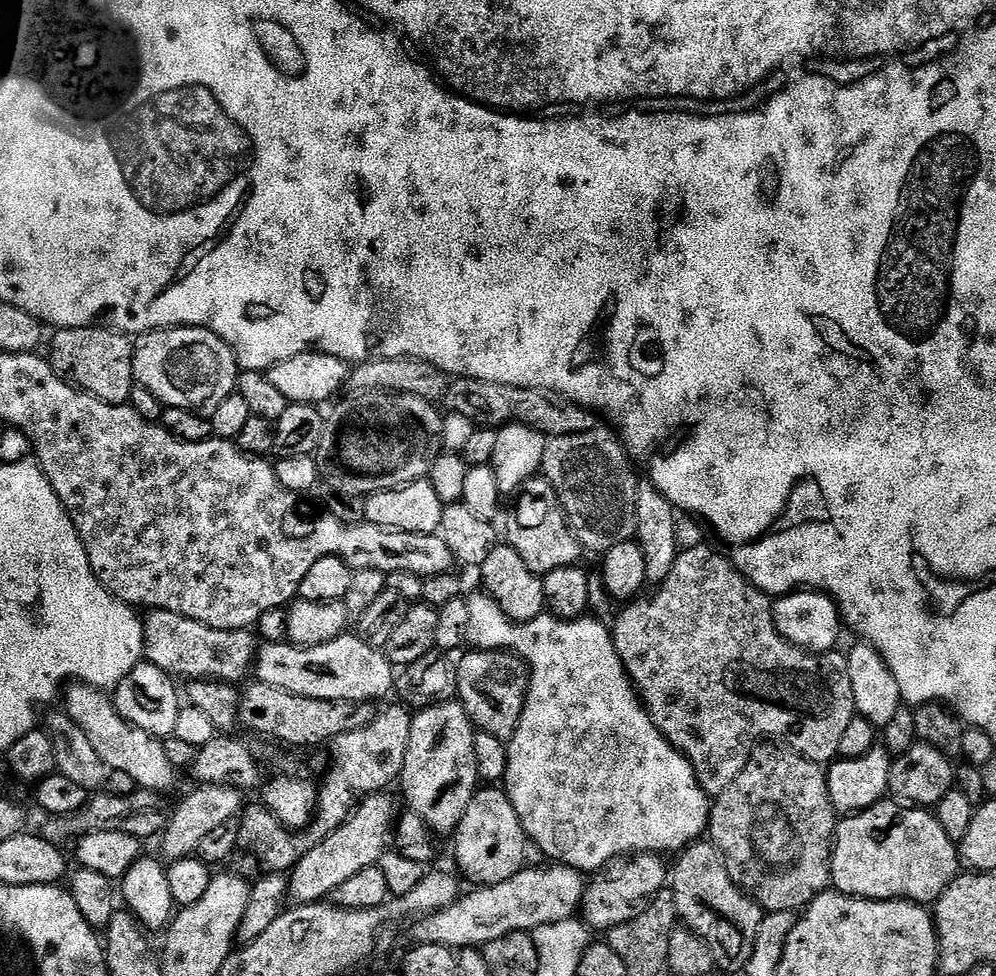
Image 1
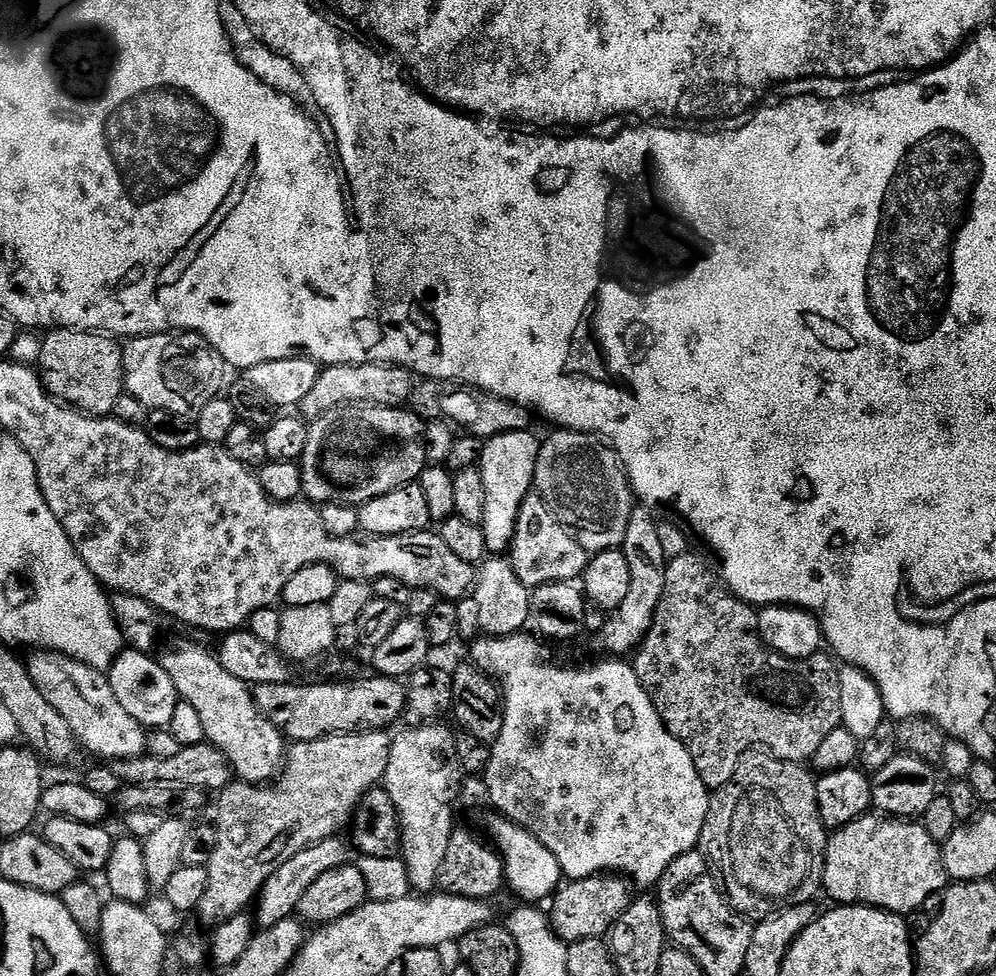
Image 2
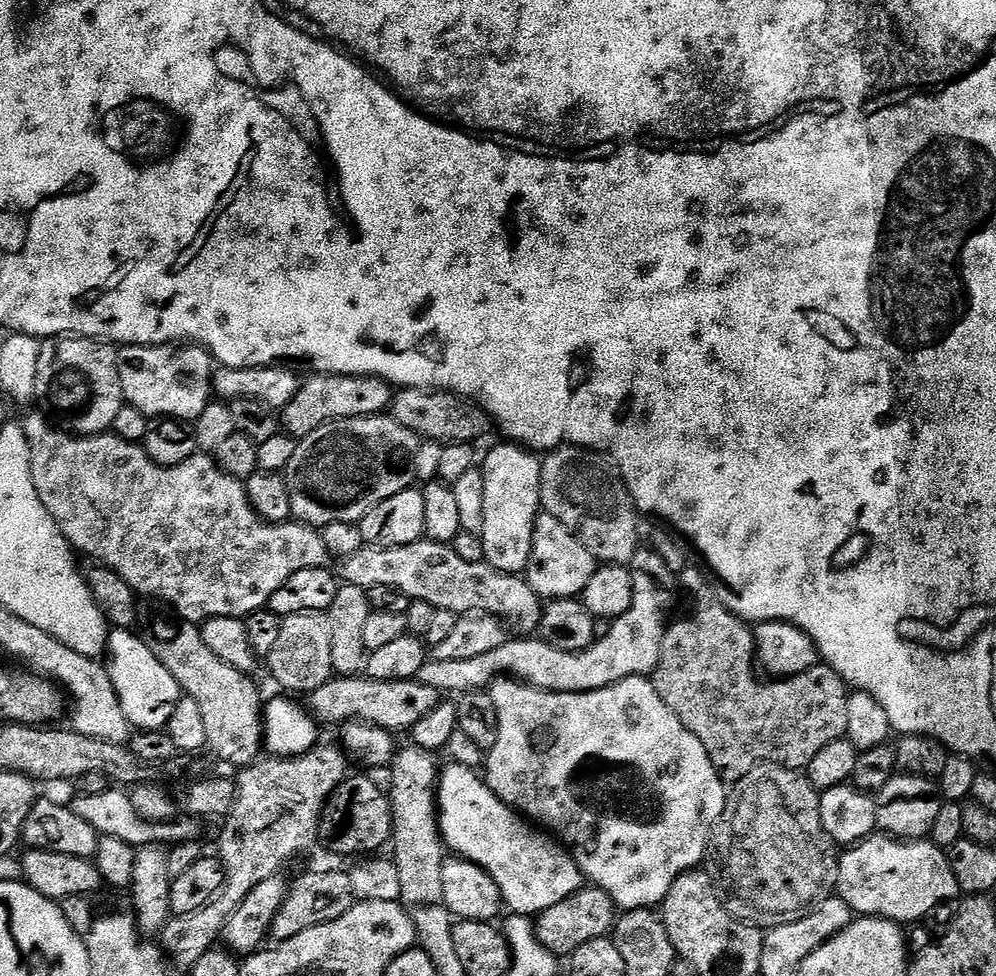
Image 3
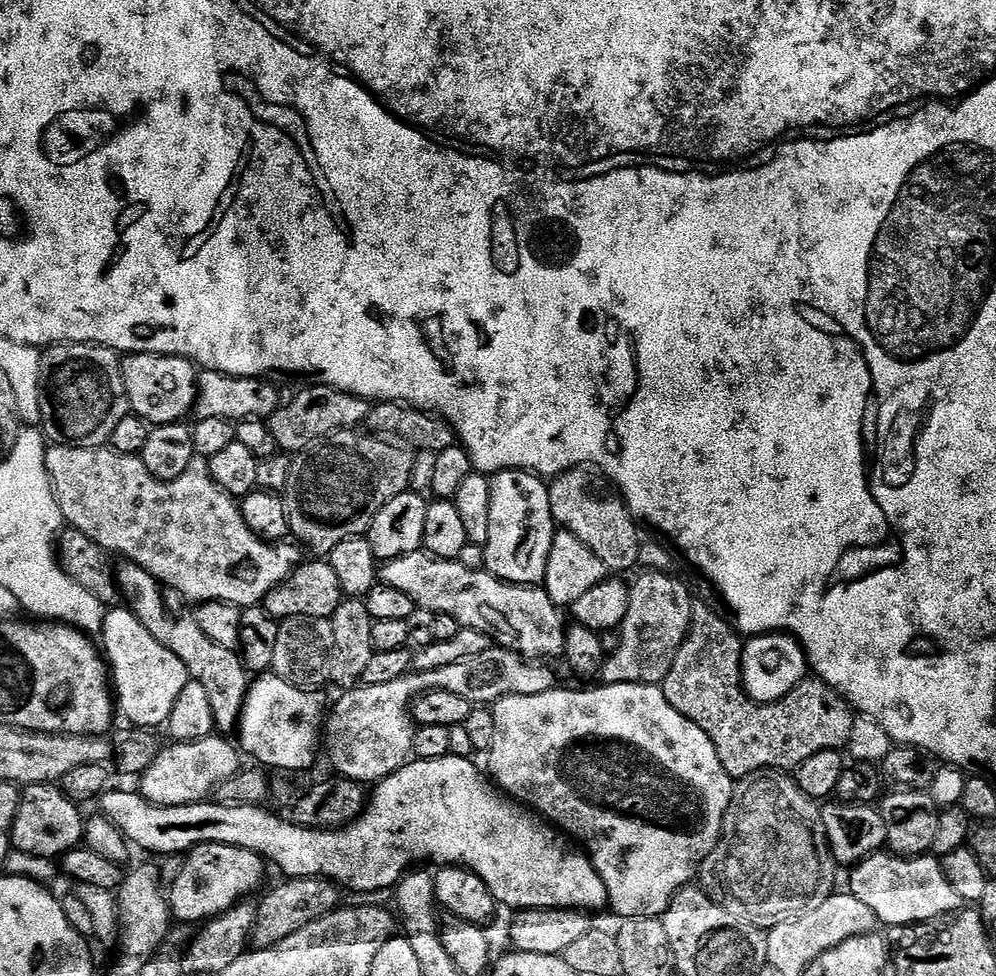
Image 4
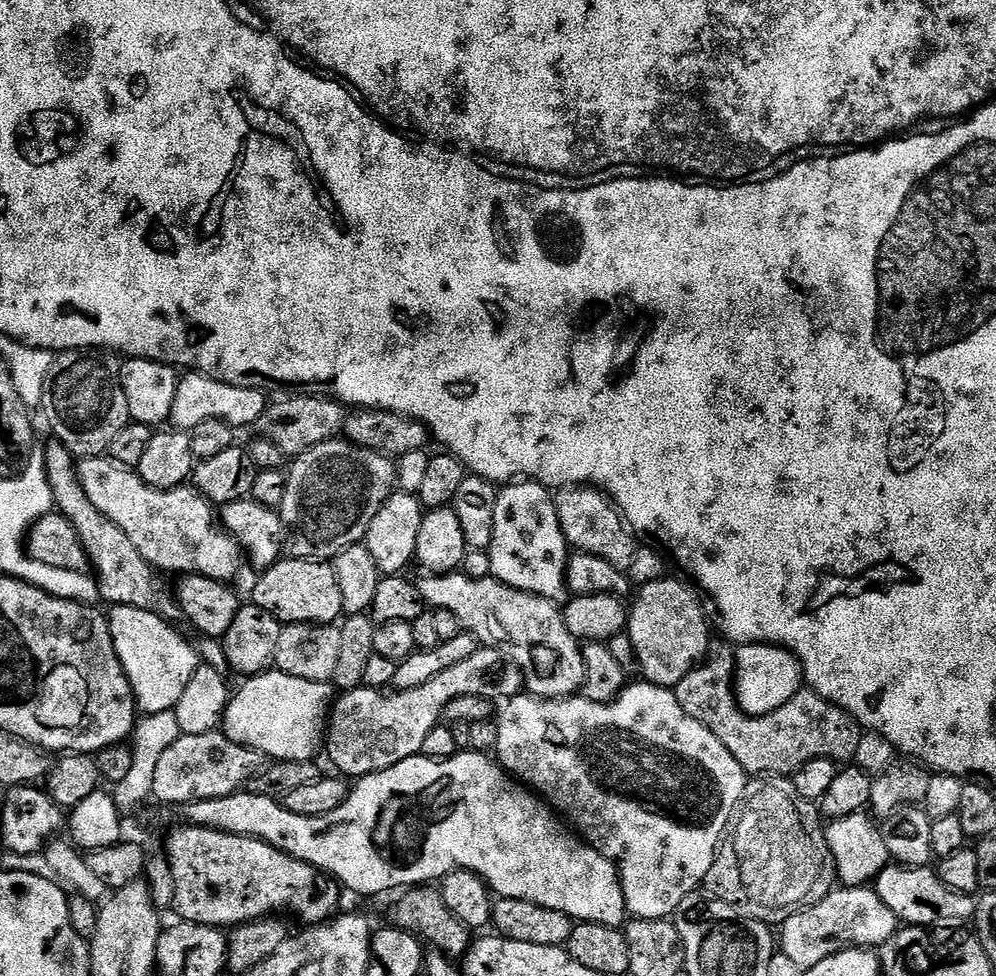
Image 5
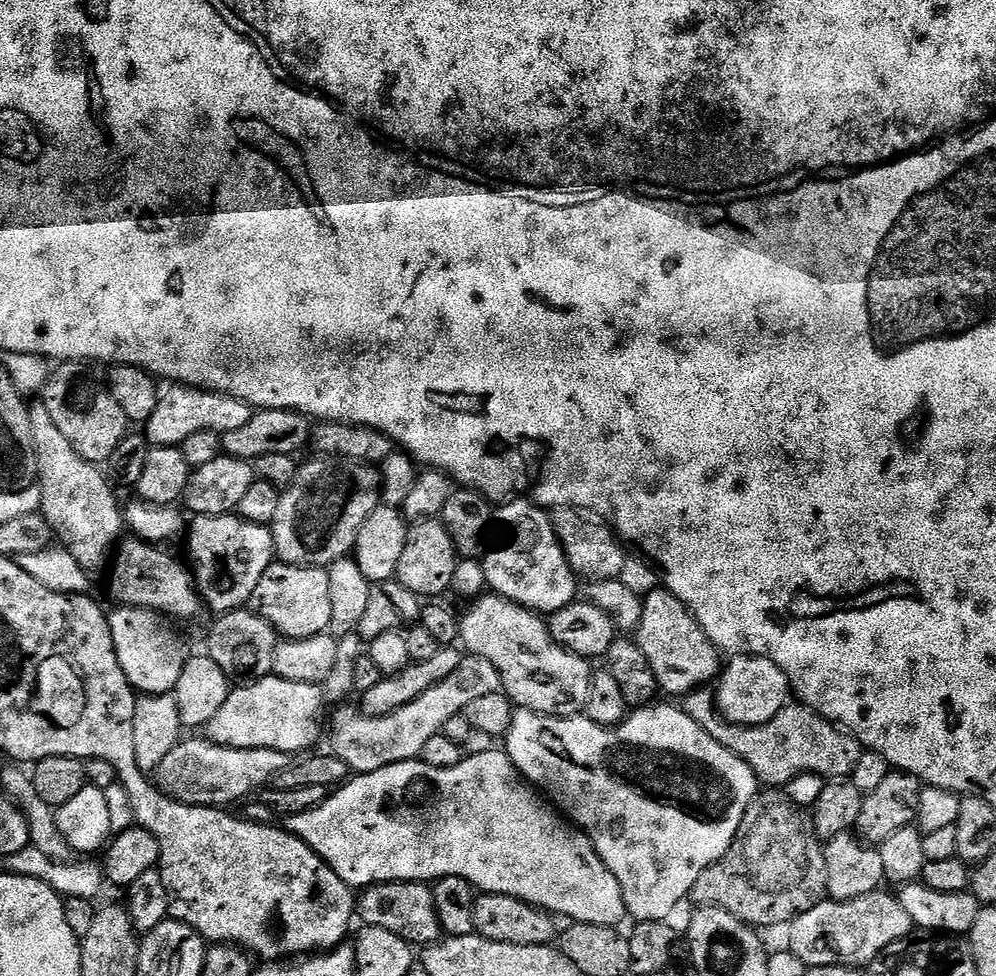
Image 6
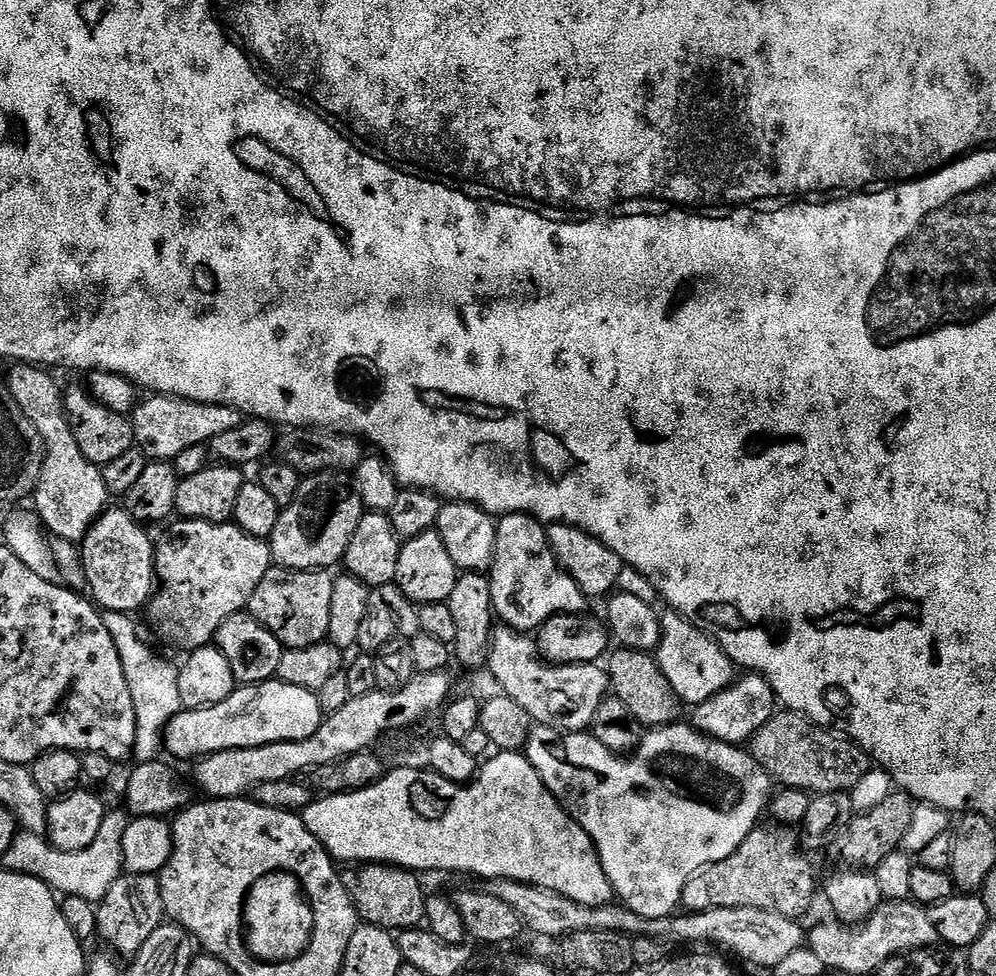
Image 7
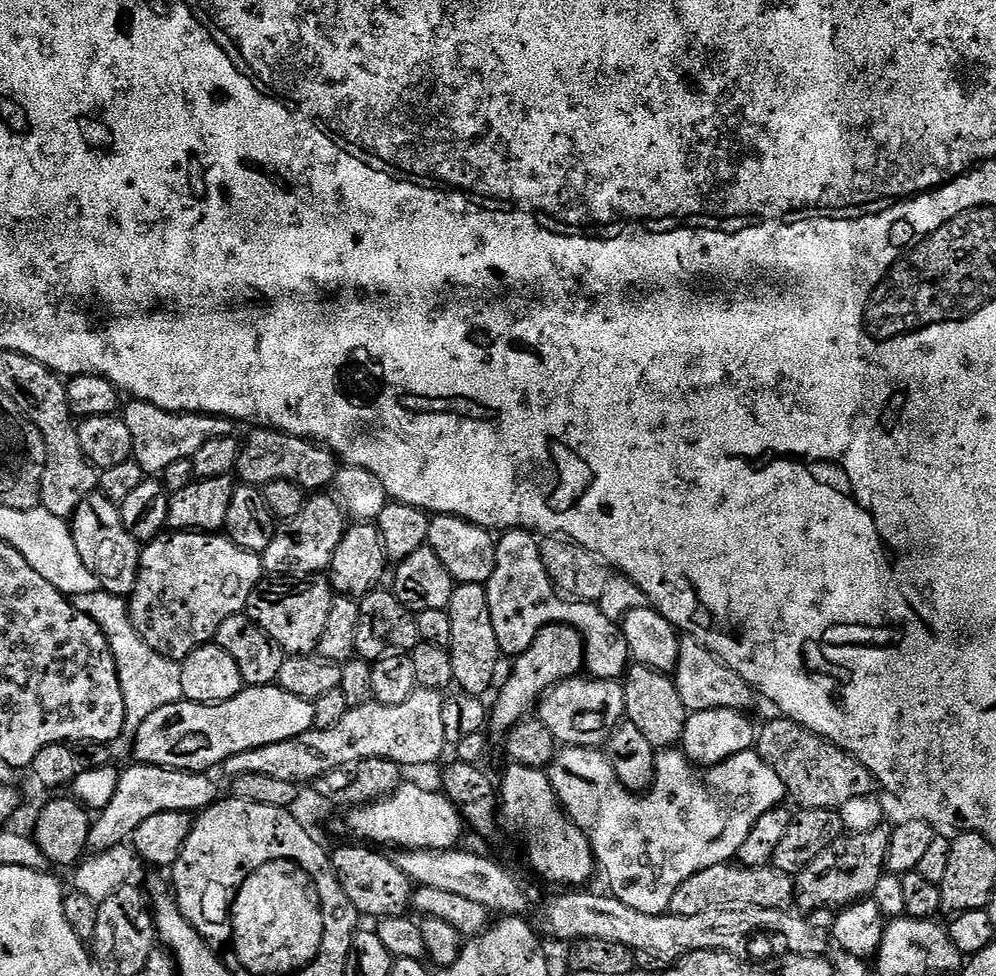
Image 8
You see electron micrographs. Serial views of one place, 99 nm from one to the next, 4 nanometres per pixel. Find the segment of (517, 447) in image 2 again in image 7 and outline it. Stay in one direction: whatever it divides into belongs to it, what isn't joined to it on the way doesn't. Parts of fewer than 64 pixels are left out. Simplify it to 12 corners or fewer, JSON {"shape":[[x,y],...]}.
{"shape":[[534,516],[499,517],[490,569],[501,625],[535,633],[589,597]]}

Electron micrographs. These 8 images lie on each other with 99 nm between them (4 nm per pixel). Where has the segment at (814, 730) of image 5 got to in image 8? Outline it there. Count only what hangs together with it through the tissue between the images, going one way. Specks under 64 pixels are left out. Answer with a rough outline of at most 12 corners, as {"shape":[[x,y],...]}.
{"shape":[[787,718],[754,748],[801,809],[873,795],[857,756]]}

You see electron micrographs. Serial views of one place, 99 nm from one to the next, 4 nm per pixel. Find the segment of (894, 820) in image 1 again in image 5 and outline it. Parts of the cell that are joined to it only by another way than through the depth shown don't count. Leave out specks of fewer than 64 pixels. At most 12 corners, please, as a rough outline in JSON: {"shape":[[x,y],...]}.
{"shape":[[889,866],[874,887],[897,921],[956,930],[977,901],[928,866]]}

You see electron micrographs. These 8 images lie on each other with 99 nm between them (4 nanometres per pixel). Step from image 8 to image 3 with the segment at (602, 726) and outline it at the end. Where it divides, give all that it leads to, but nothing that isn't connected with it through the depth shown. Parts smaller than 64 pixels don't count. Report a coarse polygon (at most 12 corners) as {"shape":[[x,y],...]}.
{"shape":[[427,538],[343,557],[345,584],[540,627],[523,575]]}

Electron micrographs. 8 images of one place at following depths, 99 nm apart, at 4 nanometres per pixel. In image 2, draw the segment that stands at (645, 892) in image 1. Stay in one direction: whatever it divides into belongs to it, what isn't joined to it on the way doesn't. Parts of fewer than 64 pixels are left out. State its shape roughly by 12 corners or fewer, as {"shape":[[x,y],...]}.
{"shape":[[620,874],[565,883],[550,907],[560,939],[607,937],[634,899]]}

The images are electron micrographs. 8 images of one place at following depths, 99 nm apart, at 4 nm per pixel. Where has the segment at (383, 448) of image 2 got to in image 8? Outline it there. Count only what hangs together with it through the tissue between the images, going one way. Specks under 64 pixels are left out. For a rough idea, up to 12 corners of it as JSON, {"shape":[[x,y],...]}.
{"shape":[[309,495],[262,554],[269,577],[331,569],[346,531],[335,495]]}

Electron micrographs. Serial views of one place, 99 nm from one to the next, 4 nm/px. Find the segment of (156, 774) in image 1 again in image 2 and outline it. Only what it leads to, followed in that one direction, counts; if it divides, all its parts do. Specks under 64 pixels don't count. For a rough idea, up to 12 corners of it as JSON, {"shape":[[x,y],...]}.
{"shape":[[36,650],[34,686],[96,758],[145,755],[148,732],[105,673]]}

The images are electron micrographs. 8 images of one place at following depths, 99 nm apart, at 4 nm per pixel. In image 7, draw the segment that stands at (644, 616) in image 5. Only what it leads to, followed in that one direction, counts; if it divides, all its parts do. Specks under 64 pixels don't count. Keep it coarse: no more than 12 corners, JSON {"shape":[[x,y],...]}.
{"shape":[[671,610],[654,655],[688,706],[730,687],[737,665]]}

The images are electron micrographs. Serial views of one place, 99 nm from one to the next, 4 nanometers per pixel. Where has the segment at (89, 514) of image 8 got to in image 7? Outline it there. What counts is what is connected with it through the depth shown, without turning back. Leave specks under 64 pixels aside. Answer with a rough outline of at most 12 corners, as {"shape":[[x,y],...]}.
{"shape":[[123,507],[82,541],[87,591],[136,614],[158,587],[156,549]]}

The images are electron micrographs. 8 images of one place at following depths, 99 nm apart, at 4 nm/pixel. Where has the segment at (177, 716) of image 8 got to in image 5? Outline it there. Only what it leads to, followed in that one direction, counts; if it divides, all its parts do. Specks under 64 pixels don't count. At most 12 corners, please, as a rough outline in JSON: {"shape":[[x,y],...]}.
{"shape":[[275,670],[229,701],[223,735],[273,761],[323,747],[328,682]]}

